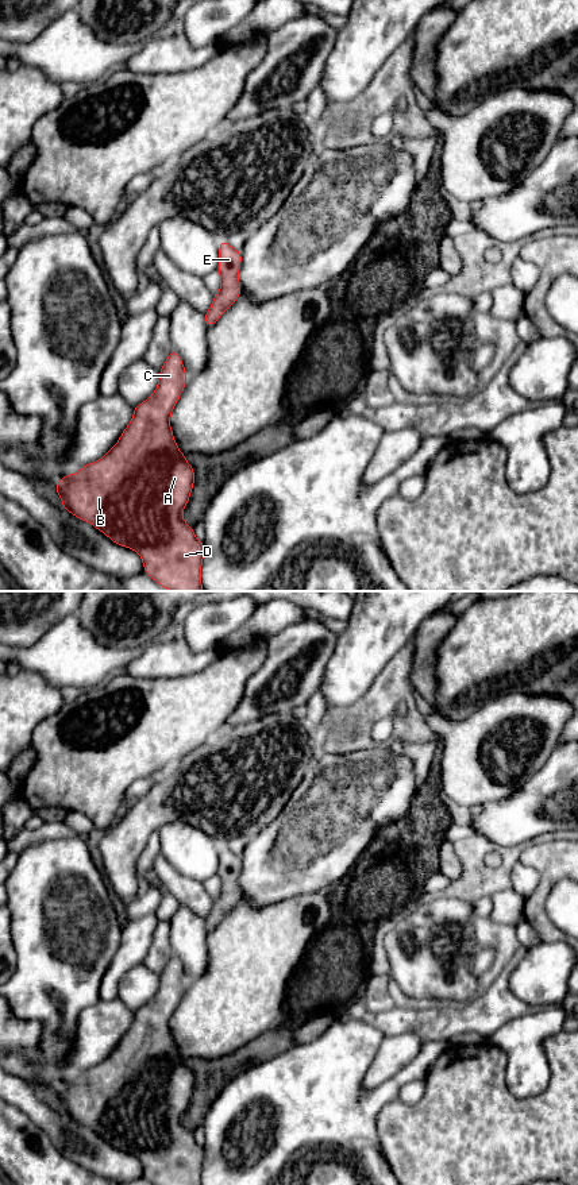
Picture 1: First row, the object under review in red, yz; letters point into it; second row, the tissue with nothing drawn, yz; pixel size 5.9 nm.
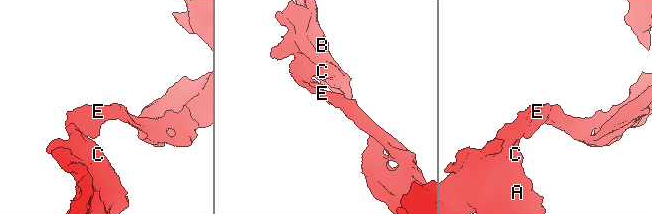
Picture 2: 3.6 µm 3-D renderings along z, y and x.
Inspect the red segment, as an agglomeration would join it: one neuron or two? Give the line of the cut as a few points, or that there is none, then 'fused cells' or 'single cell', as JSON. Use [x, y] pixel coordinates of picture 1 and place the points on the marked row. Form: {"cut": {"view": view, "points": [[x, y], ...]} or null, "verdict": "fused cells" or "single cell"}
{"cut": null, "verdict": "single cell"}

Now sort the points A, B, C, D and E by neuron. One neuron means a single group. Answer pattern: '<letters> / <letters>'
A B C D E

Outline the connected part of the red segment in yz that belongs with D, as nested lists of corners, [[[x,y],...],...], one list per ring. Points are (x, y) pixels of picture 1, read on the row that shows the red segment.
[[[172,348],[167,360],[159,370],[158,387],[134,409],[130,425],[122,432],[119,441],[97,462],[81,467],[76,474],[66,474],[54,489],[62,499],[62,507],[74,517],[92,524],[115,544],[136,551],[143,561],[144,572],[170,591],[204,591],[201,586],[201,564],[204,541],[200,541],[193,526],[182,520],[194,483],[194,470],[186,462],[173,436],[170,414],[188,382],[181,356]]]

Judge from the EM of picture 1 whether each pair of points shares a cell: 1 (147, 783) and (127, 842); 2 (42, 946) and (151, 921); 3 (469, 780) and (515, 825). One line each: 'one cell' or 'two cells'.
1: two cells
2: two cells
3: two cells

